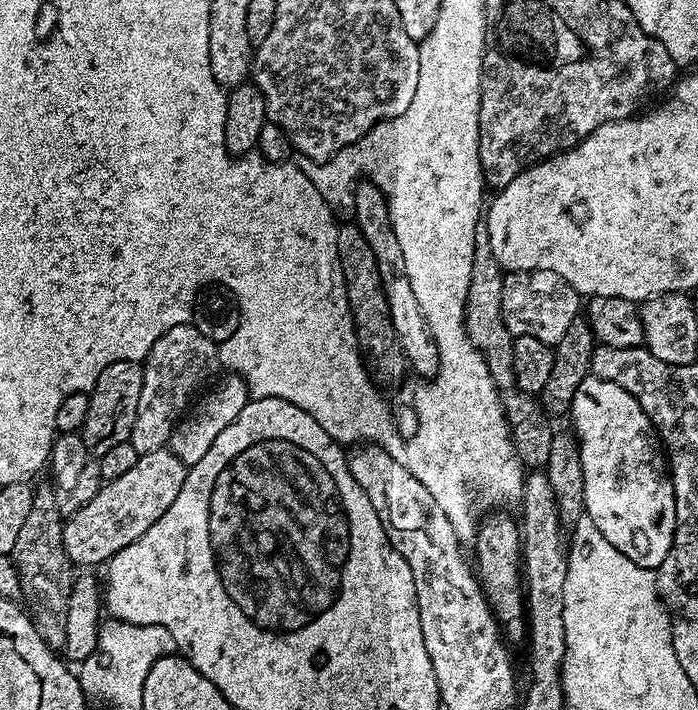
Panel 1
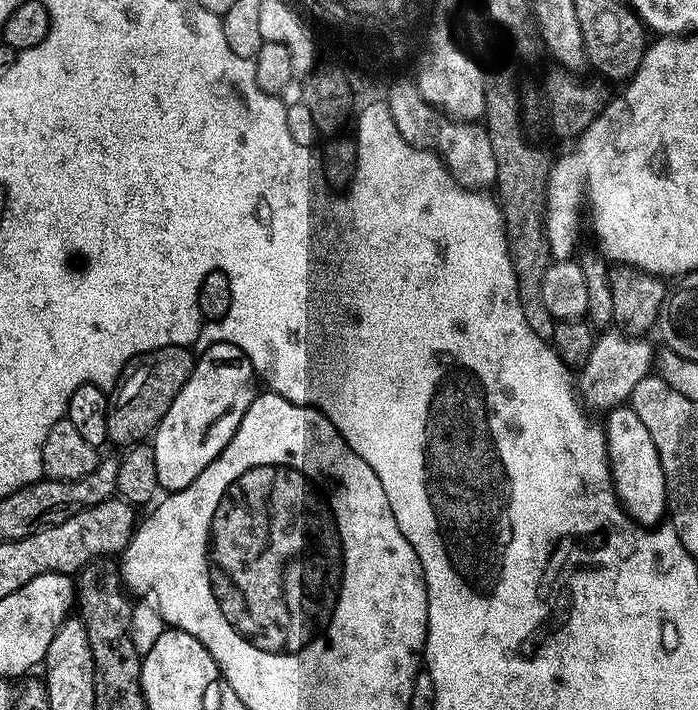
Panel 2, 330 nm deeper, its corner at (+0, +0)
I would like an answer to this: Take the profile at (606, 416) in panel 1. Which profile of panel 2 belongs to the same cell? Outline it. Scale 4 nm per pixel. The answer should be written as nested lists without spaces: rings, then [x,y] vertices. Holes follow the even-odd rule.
[[[631,406],[613,408],[607,413],[602,427],[604,437],[608,440],[608,462],[612,466],[612,485],[616,487],[616,496],[624,506],[624,511],[636,521],[645,526],[656,526],[665,519],[668,491],[666,490],[666,478],[662,474],[662,462],[658,458],[658,450],[654,446],[654,440],[650,438],[650,432],[646,430],[642,418],[634,414]]]

